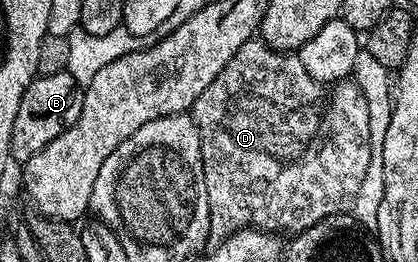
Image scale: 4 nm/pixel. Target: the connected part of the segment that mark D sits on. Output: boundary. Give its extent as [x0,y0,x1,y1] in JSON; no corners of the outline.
[191,40,371,244]

